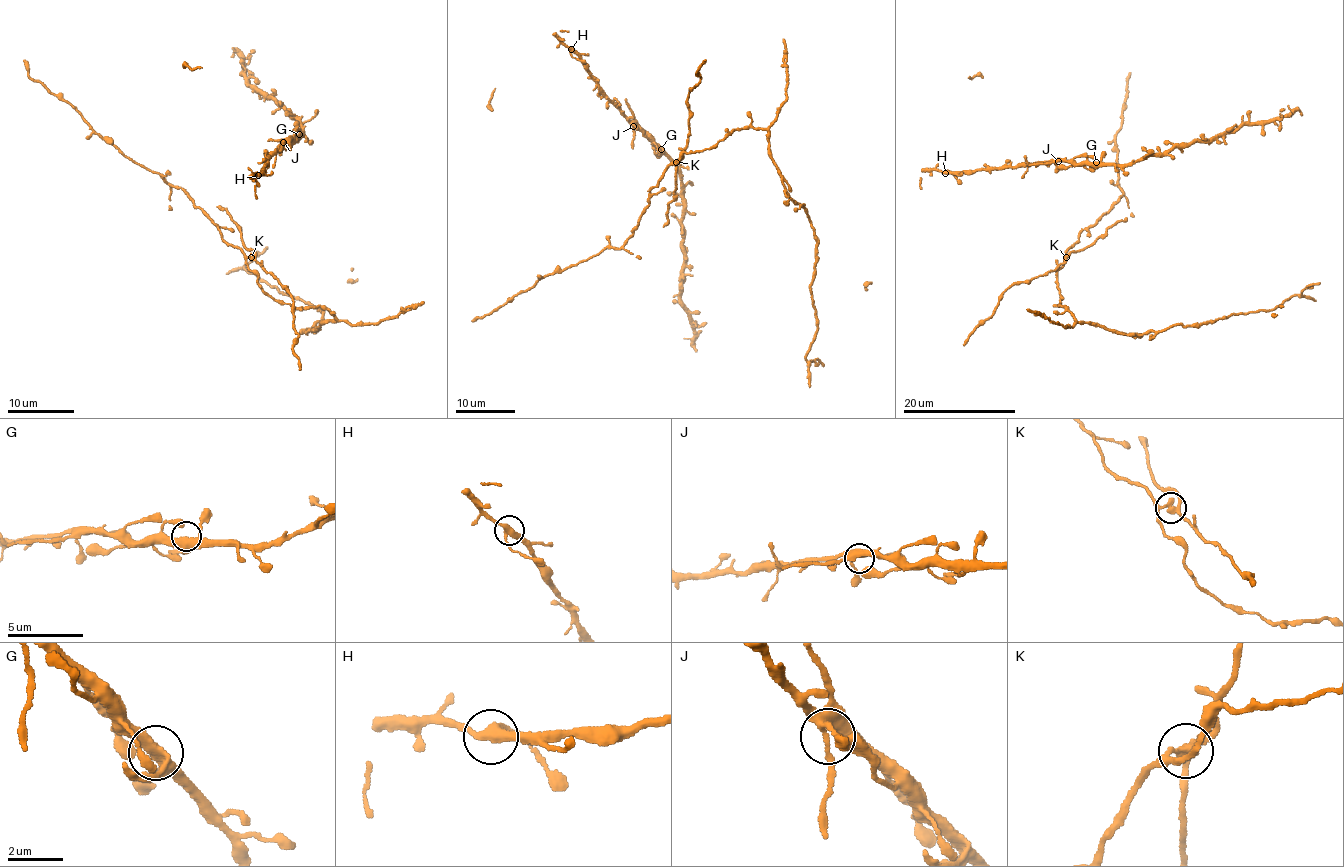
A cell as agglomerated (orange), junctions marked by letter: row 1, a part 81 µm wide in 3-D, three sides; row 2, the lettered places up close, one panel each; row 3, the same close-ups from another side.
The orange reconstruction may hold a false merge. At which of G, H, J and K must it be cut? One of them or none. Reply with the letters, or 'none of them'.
K

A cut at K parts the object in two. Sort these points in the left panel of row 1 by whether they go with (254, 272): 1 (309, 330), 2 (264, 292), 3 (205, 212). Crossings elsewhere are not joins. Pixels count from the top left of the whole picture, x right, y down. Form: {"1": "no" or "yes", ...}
{"1": "yes", "2": "yes", "3": "yes"}

